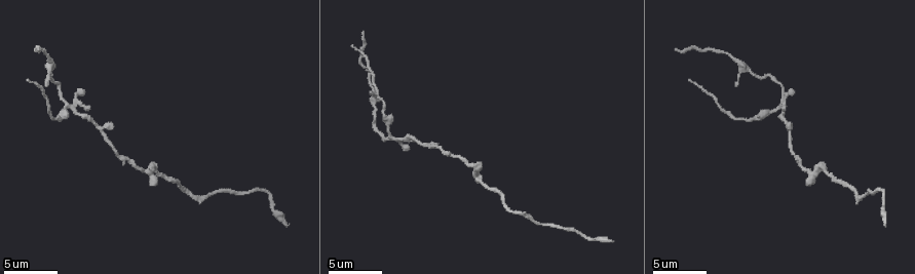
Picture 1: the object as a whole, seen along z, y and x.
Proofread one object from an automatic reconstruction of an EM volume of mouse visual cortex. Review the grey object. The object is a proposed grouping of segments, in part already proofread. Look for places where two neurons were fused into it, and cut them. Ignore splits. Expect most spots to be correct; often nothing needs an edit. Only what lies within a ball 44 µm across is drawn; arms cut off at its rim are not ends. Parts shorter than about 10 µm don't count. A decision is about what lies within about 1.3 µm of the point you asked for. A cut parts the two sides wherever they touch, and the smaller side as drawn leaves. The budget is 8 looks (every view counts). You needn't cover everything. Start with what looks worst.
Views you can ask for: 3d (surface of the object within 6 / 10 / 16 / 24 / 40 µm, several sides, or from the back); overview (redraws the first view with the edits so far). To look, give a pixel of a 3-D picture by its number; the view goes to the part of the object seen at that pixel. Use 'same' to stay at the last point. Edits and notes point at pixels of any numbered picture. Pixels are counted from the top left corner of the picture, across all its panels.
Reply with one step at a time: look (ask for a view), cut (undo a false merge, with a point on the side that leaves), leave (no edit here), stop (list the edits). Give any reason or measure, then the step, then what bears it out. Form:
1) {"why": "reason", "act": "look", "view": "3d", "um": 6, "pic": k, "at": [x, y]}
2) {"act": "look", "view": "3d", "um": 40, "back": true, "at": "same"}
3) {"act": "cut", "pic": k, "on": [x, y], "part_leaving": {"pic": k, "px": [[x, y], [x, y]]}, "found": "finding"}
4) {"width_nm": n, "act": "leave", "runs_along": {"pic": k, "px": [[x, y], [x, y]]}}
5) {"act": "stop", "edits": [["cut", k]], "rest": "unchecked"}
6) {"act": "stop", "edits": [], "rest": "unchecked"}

{"why": "calibre changes", "act": "look", "view": "3d", "um": 10, "pic": 1, "at": [480, 179]}

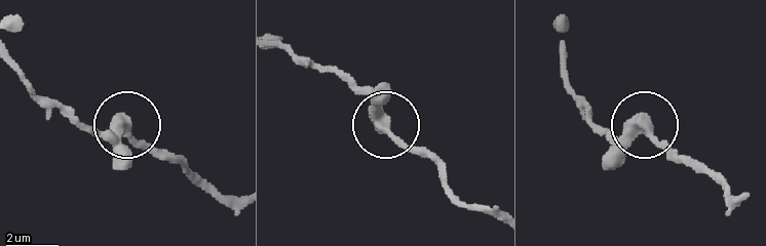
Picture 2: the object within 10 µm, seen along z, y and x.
{"why": "closer look", "act": "look", "view": "3d", "um": 6, "pic": 2, "at": [646, 131]}

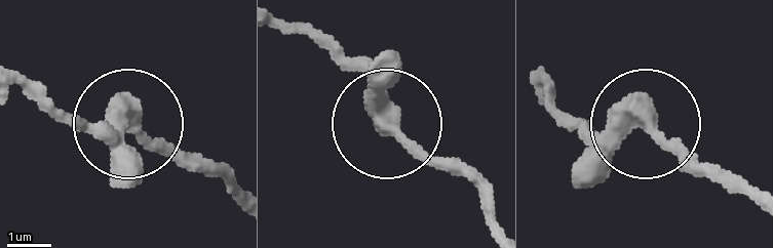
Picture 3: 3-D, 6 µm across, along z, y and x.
{"width_nm": 400, "act": "leave", "runs_along": {"pic": 3, "px": [[21, 72], [75, 116], [142, 127], [204, 175]]}, "found": "continuous, no second neuron"}

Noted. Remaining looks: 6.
{"act": "look", "view": "3d", "um": 10, "pic": 1, "at": [752, 72]}

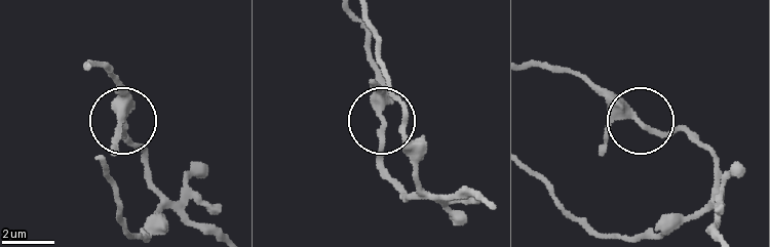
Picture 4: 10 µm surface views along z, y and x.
{"act": "look", "view": "3d", "um": 6, "pic": 4, "at": [383, 123]}

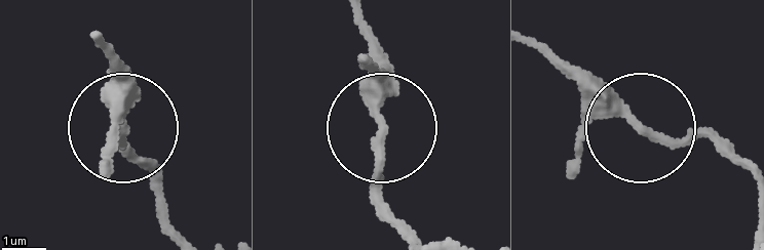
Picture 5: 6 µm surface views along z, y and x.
{"act": "leave", "runs_along": {"pic": 5, "px": [[412, 234], [379, 178], [379, 39]]}, "found": "one neuron here"}

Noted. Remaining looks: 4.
{"why": "calibre changes", "act": "look", "view": "3d", "um": 10, "pic": 1, "at": [529, 218]}

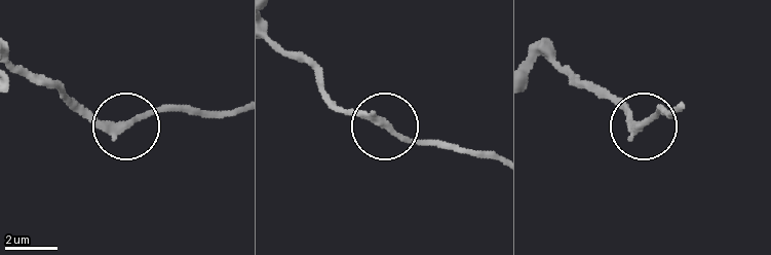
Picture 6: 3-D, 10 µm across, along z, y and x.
{"act": "look", "view": "3d", "um": 10, "back": true, "pic": 6, "at": [392, 129]}

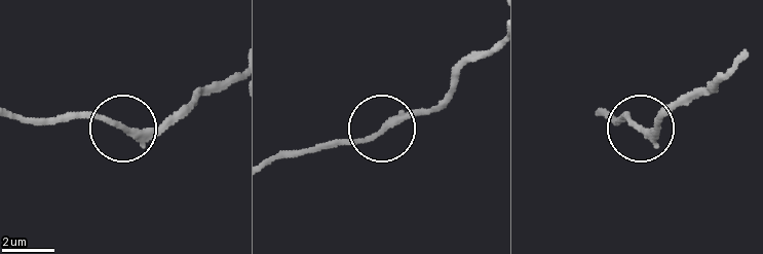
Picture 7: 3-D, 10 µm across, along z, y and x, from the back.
{"act": "leave", "runs_along": {"pic": 7, "px": [[493, 46], [427, 110], [387, 121], [368, 137], [330, 143]]}, "found": "all the same neuron"}

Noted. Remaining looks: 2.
{"act": "look", "view": "3d", "um": 10, "pic": 1, "at": [446, 154]}

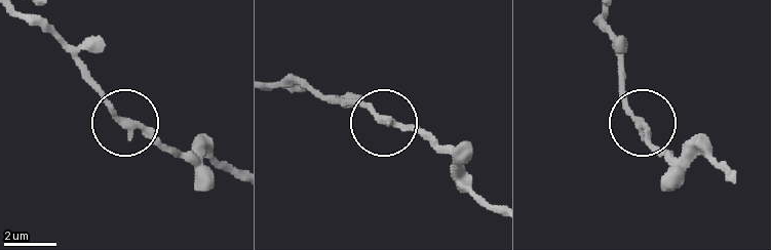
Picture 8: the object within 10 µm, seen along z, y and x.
{"act": "leave", "found": "all the same neuron"}

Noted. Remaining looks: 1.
{"act": "stop", "edits": [], "rest": "unchecked"}

